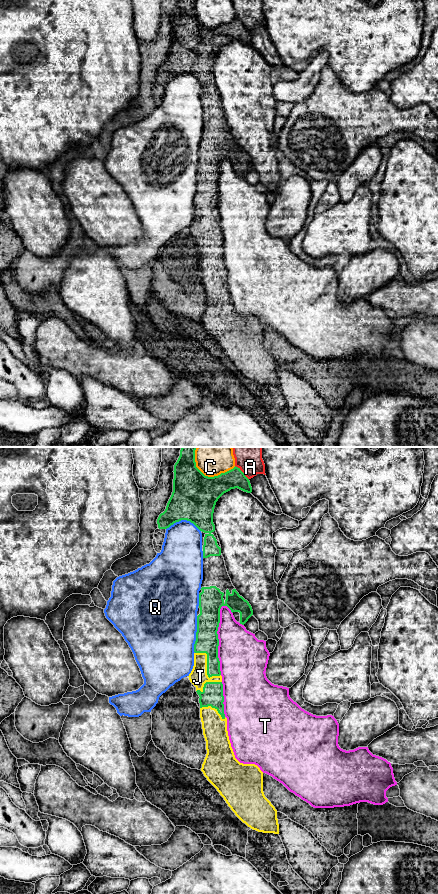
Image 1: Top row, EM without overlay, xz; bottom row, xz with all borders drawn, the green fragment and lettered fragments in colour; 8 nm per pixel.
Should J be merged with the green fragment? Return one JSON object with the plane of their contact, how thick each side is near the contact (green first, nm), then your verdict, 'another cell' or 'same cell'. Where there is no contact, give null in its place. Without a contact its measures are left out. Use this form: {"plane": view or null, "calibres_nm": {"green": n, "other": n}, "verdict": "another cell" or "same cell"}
{"plane": "xz", "calibres_nm": {"green": 180, "other": 150}, "verdict": "same cell"}

